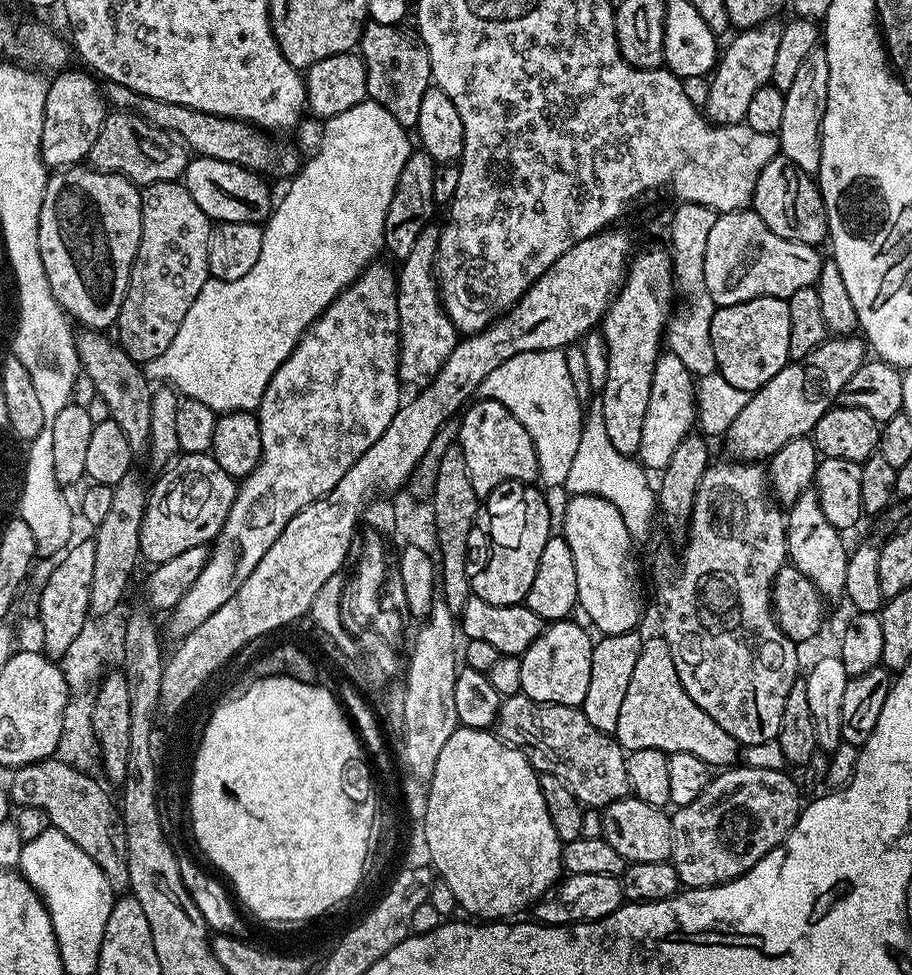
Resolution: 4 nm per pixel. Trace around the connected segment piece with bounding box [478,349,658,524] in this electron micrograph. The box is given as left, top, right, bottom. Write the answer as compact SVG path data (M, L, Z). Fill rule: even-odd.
M561 349L518 354L502 362L498 369L486 374L478 392L485 400L502 402L502 406L509 408L528 427L539 460L538 480L543 487L556 488L564 483L565 490L572 496L606 498L606 502L618 506L618 514L622 514L622 522L626 524L636 524L644 512L651 512L654 517L657 515L657 507L648 508L648 504L644 504L654 484L648 480L639 459L616 458L620 451L614 447L614 442L610 442L610 434L582 436L583 405L577 398ZM607 456L616 458L612 469L592 468ZM596 479L600 481L591 484L591 480Z

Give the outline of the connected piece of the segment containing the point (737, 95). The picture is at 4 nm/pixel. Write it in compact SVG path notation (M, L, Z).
M773 18L764 21L763 24L756 24L752 28L746 28L735 33L736 37L728 44L728 49L723 49L722 55L716 61L716 67L711 73L708 85L710 86L710 94L706 98L706 102L702 105L702 111L713 124L738 124L743 121L746 110L750 106L753 95L758 90L762 90L762 86L766 86L772 82L774 74L774 61L776 60L778 51L778 41L782 39L782 30L784 24L779 19Z

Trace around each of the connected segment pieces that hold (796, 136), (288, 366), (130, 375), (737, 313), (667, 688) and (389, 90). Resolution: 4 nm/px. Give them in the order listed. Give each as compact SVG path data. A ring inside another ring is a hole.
M817 46L810 50L810 54L802 62L802 67L796 71L794 82L790 90L784 92L784 107L782 113L782 126L778 133L780 138L780 151L795 168L801 168L809 174L820 171L822 162L822 118L826 114L826 98L830 90L830 62L826 62L823 47Z
M373 262L365 268L364 273L353 282L348 288L343 288L338 294L338 298L334 298L334 302L330 302L330 306L326 306L326 310L315 320L310 327L302 334L302 338L294 346L294 350L286 358L286 362L282 362L282 366L278 366L278 370L274 370L274 378L270 378L270 382L266 386L266 390L260 399L260 407L258 409L258 419L260 421L260 437L262 438L262 454L260 461L255 470L248 476L243 477L239 481L236 489L236 497L234 498L234 506L230 506L230 514L226 514L226 522L222 526L222 530L216 536L214 543L211 545L208 553L208 561L202 570L202 574L198 574L198 578L194 578L194 586L190 586L190 590L186 590L186 594L182 594L182 598L176 603L172 609L168 620L168 632L175 638L183 638L190 634L195 627L200 626L209 618L212 611L218 610L220 606L225 605L234 592L242 586L242 582L246 582L251 571L261 562L262 556L266 554L266 550L274 545L282 530L286 529L286 524L299 511L306 506L310 506L315 500L322 499L324 495L330 494L338 482L341 482L342 476L346 474L352 466L358 462L362 454L370 449L370 446L378 442L382 438L384 431L390 424L390 420L394 418L394 414L399 410L402 397L402 385L400 383L400 375L398 374L398 354L400 353L400 319L398 318L398 302L396 301L396 278L397 273L392 272L386 265L381 262Z
M84 330L75 337L79 356L79 367L83 375L88 375L95 395L106 402L108 415L129 443L133 454L140 454L148 448L150 438L150 406L152 405L153 385L141 365L135 364L115 343L107 340L100 330ZM149 384L149 385L148 385Z
M759 296L734 306L717 307L710 322L710 339L722 378L749 394L756 392L790 362L790 306L778 296Z
M659 634L644 640L630 686L626 686L626 698L622 698L622 710L618 710L614 739L629 753L685 752L694 754L694 758L716 770L735 765L742 752L739 742L726 734L726 730L686 694L678 670L674 670L674 658L670 658L670 646L666 646L664 637Z
M371 22L364 25L358 45L358 55L366 66L368 99L386 106L394 118L409 130L418 122L418 106L422 106L422 94L433 83L430 54L419 35L407 32L407 27L391 24L382 26Z

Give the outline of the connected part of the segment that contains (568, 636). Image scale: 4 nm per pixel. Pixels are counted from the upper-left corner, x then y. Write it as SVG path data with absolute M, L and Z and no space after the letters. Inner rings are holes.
M575 619L557 620L549 623L530 647L524 651L526 679L523 691L540 704L561 704L580 708L590 686L590 666L592 665L593 637L588 637L589 629L575 624Z

